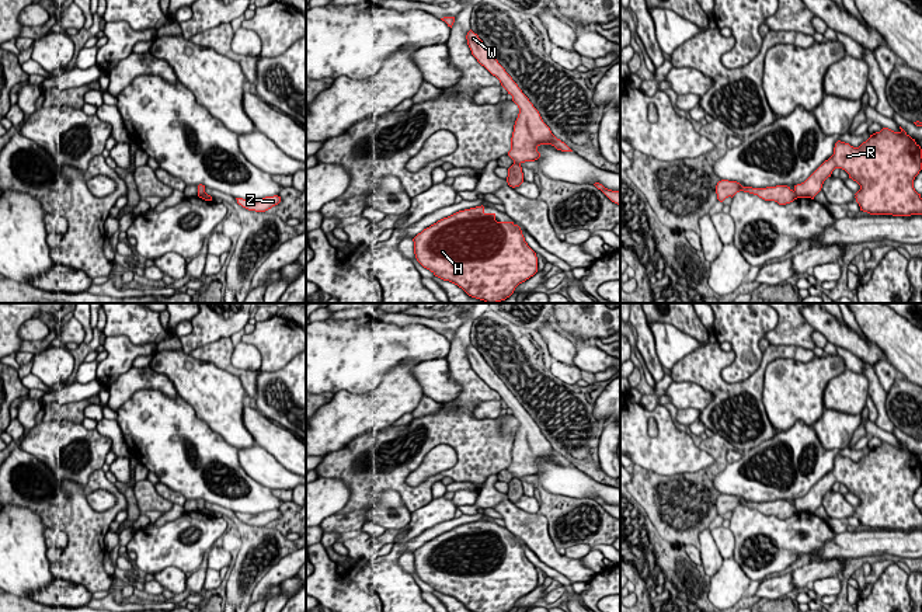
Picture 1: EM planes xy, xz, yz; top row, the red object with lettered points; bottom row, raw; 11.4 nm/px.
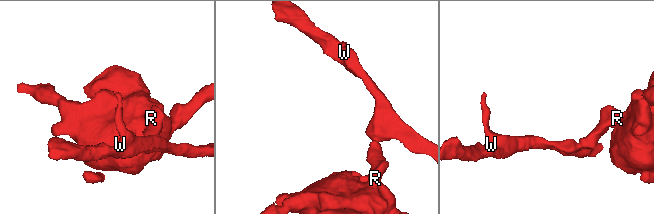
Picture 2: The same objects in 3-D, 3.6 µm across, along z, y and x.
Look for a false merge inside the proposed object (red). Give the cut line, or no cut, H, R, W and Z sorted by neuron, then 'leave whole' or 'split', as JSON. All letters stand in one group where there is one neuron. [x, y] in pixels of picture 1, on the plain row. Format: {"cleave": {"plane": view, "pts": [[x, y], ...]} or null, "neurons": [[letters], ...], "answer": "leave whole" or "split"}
{"cleave": {"plane": "xz", "pts": [[514, 476], [519, 479]]}, "neurons": [["H", "R"], ["W", "Z"]], "answer": "split"}

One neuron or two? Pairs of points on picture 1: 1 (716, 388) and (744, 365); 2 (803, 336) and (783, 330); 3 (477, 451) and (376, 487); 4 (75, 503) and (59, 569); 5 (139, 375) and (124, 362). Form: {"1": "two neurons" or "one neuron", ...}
{"1": "two neurons", "2": "one neuron", "3": "one neuron", "4": "one neuron", "5": "two neurons"}

